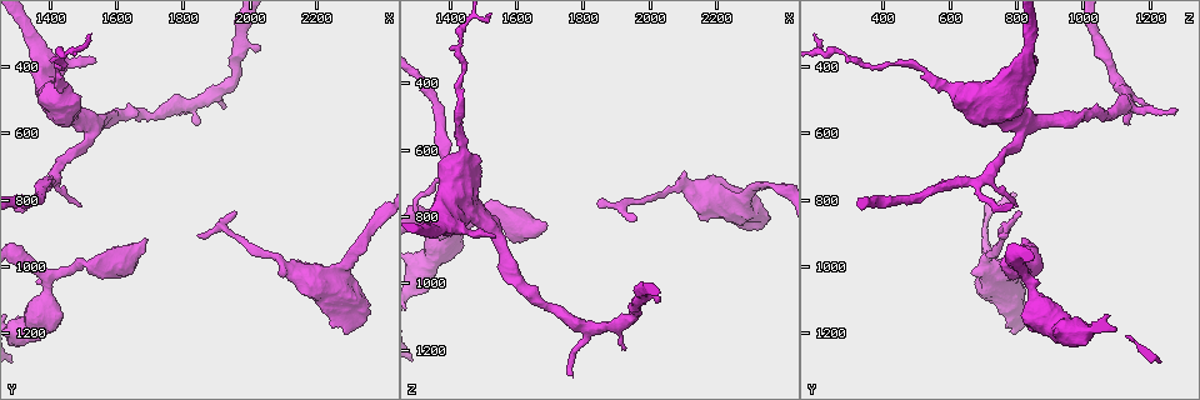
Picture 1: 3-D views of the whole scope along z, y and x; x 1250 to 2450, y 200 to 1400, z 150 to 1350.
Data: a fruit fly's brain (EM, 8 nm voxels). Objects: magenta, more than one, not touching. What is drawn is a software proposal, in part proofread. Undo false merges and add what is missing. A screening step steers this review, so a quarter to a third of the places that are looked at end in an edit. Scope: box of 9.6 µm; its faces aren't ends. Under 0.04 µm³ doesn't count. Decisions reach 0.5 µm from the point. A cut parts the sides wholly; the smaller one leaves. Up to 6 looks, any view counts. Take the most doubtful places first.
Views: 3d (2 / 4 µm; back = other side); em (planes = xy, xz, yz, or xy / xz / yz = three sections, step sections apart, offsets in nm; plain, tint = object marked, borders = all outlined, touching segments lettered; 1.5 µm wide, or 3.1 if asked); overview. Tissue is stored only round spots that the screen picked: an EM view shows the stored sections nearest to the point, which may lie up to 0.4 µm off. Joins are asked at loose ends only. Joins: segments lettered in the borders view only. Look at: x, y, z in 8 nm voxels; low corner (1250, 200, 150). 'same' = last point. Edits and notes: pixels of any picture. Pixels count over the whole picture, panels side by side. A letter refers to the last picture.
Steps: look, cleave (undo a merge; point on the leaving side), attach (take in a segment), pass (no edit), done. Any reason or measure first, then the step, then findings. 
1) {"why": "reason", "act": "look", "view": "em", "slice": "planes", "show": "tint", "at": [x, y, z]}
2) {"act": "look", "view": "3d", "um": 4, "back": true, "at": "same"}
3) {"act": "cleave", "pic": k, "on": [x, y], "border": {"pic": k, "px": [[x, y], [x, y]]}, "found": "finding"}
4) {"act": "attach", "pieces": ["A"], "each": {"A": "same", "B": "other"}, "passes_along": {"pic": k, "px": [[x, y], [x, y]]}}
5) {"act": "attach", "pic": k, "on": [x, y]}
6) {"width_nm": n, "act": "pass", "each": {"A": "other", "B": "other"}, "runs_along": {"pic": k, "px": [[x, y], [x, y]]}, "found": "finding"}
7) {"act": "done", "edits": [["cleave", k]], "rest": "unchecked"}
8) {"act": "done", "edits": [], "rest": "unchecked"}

{"why": "an open end", "act": "look", "view": "3d", "um": 4, "at": [1690, 910, 830]}

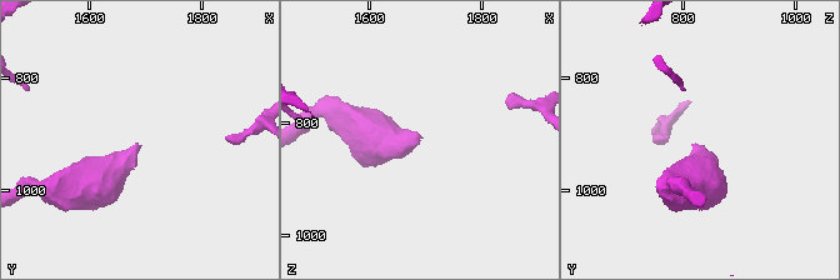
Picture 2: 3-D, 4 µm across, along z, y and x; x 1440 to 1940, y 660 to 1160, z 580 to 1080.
{"why": "shape alone is not enough", "act": "look", "view": "em", "slice": "planes", "show": "plain", "at": [1695, 920, 820]}

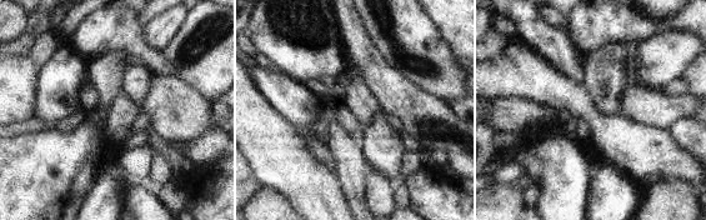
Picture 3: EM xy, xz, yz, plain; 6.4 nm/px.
{"act": "look", "view": "em", "slice": "planes", "show": "borders", "at": "same"}

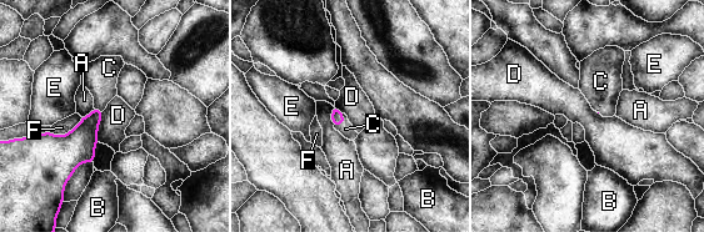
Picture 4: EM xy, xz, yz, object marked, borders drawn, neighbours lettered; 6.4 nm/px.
{"act": "attach", "pic": 4, "on": [345, 129], "each": {"A": "other", "B": "other", "C": "same", "D": "other", "E": "other", "F": "other"}, "passes_along": {"pic": 4, "px": [[336, 115], [343, 121], [345, 129]]}, "found": "the cell continues"}

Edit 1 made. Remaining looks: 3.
{"why": "tapers out", "act": "look", "view": "3d", "um": 2, "at": [1770, 540, 1280]}

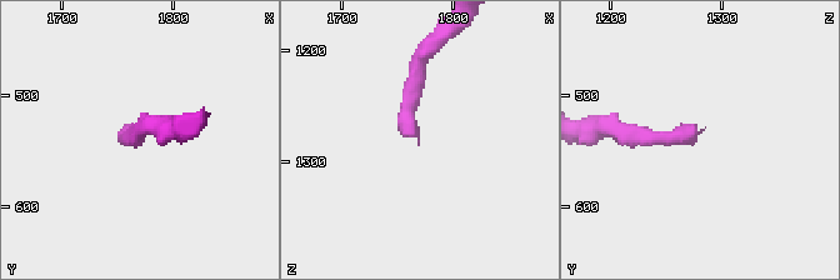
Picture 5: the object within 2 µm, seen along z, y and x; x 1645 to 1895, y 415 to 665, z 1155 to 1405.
{"act": "look", "view": "em", "slice": "yz", "step": 8, "show": "borders", "at": [1768, 532, 1282]}

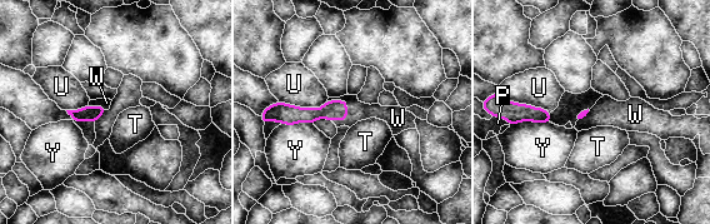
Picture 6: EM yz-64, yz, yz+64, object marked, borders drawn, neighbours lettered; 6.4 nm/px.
{"why": "another direction", "act": "look", "view": "em", "slice": "planes", "show": "borders", "at": "same"}

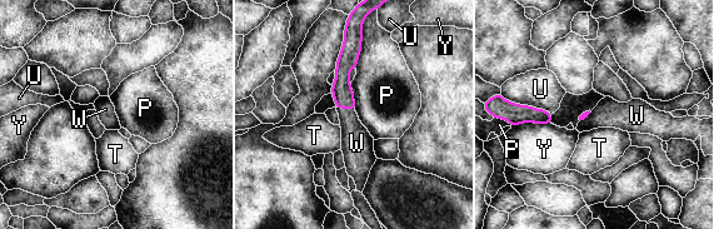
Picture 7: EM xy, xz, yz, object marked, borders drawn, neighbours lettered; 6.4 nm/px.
{"act": "attach", "pic": 7, "on": [356, 143], "each": {"P": "other", "T": "other", "U": "other", "W": "same", "Y": "other"}, "found": "the cell continues"}

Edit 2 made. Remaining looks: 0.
{"act": "done", "edits": [["attach", 4], ["attach", 7]], "rest": "unchecked"}

